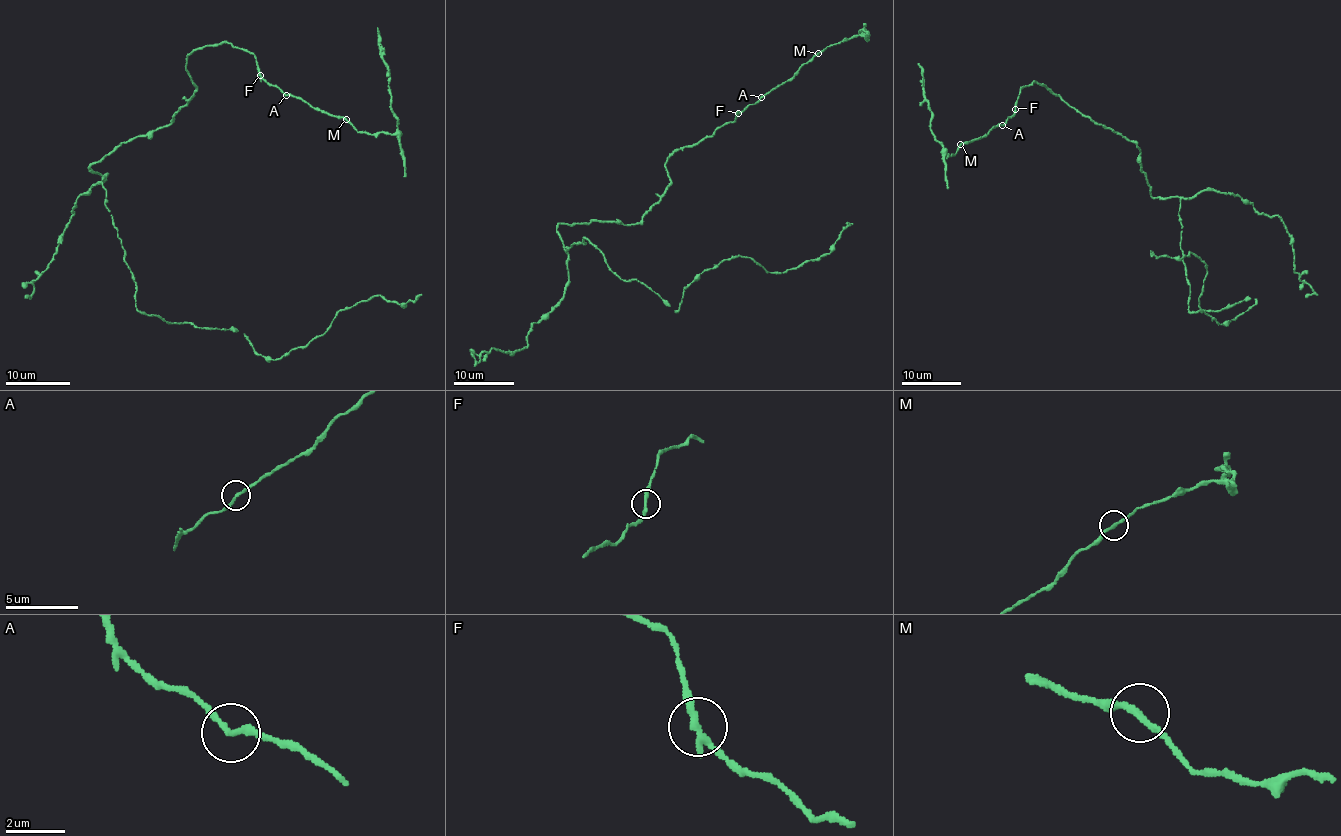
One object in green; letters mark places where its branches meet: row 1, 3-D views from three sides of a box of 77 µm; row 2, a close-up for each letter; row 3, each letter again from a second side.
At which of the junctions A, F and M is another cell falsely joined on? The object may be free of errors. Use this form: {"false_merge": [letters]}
{"false_merge": []}

